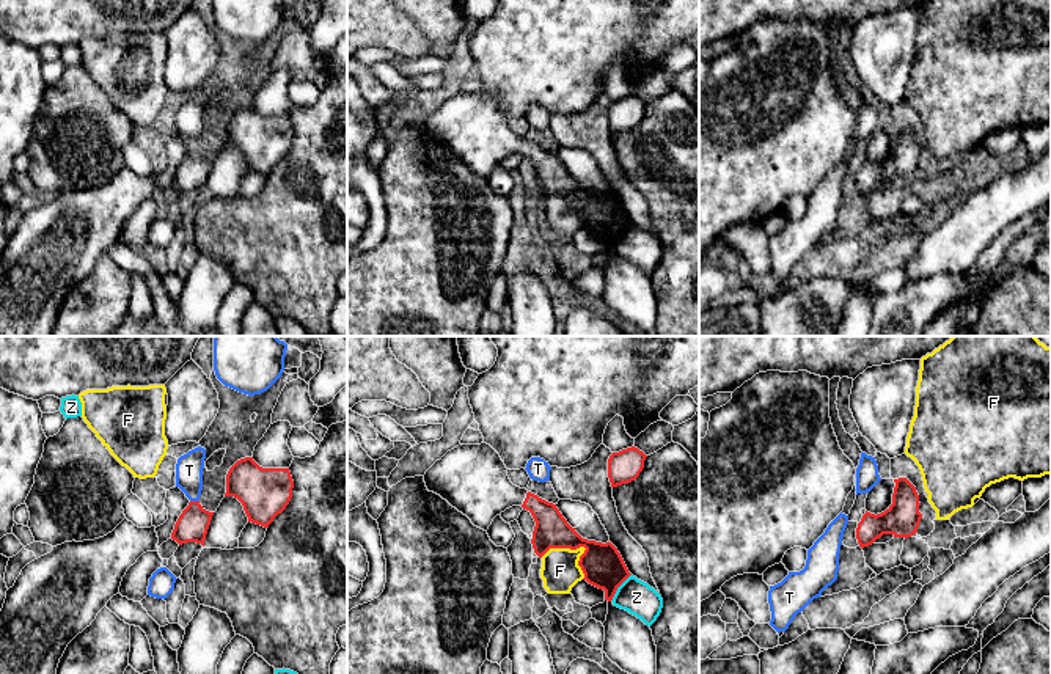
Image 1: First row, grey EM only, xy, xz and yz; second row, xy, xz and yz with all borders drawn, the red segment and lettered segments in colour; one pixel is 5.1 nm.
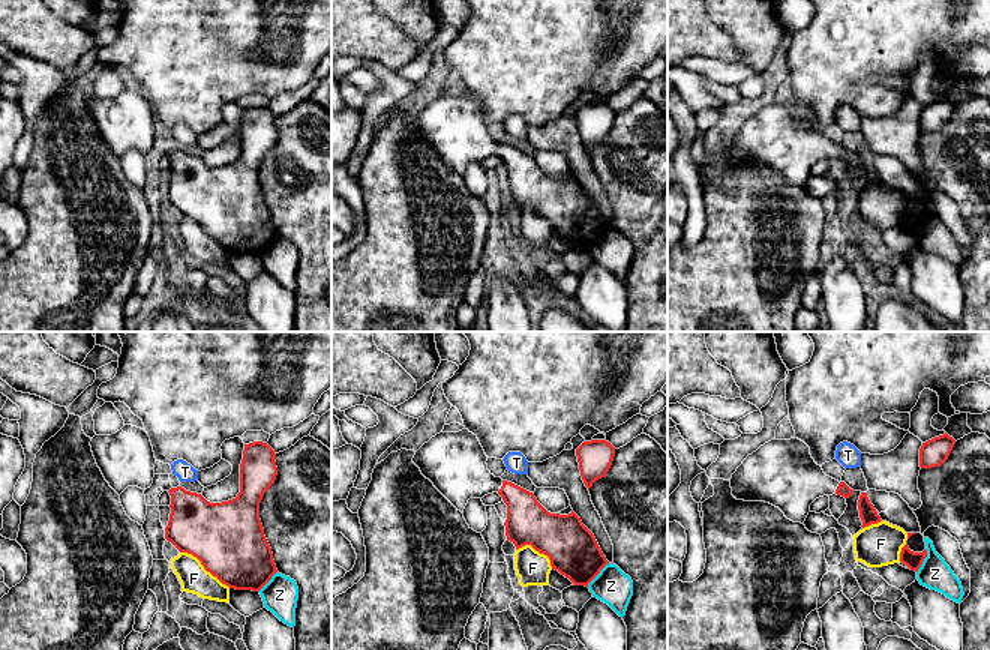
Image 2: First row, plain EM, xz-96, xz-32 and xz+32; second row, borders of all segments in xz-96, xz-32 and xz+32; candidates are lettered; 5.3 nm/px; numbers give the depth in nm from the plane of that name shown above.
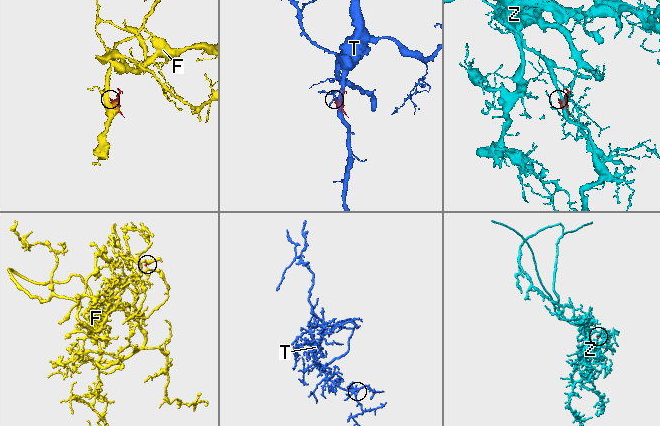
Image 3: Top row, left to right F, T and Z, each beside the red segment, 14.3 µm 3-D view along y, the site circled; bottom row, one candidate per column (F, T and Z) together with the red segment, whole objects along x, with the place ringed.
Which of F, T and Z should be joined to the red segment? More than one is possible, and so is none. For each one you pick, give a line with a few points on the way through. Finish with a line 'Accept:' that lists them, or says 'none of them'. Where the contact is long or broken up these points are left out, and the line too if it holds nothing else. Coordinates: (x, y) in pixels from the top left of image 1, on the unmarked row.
Accept: none of them

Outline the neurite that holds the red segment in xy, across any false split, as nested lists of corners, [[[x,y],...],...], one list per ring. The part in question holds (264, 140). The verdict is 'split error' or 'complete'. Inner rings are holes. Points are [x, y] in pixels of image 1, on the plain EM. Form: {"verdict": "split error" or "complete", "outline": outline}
{"verdict": "complete", "outline": [[[253,105],[237,108],[226,123],[225,145],[237,146],[248,170],[269,176],[292,146],[289,116],[262,116]]]}

